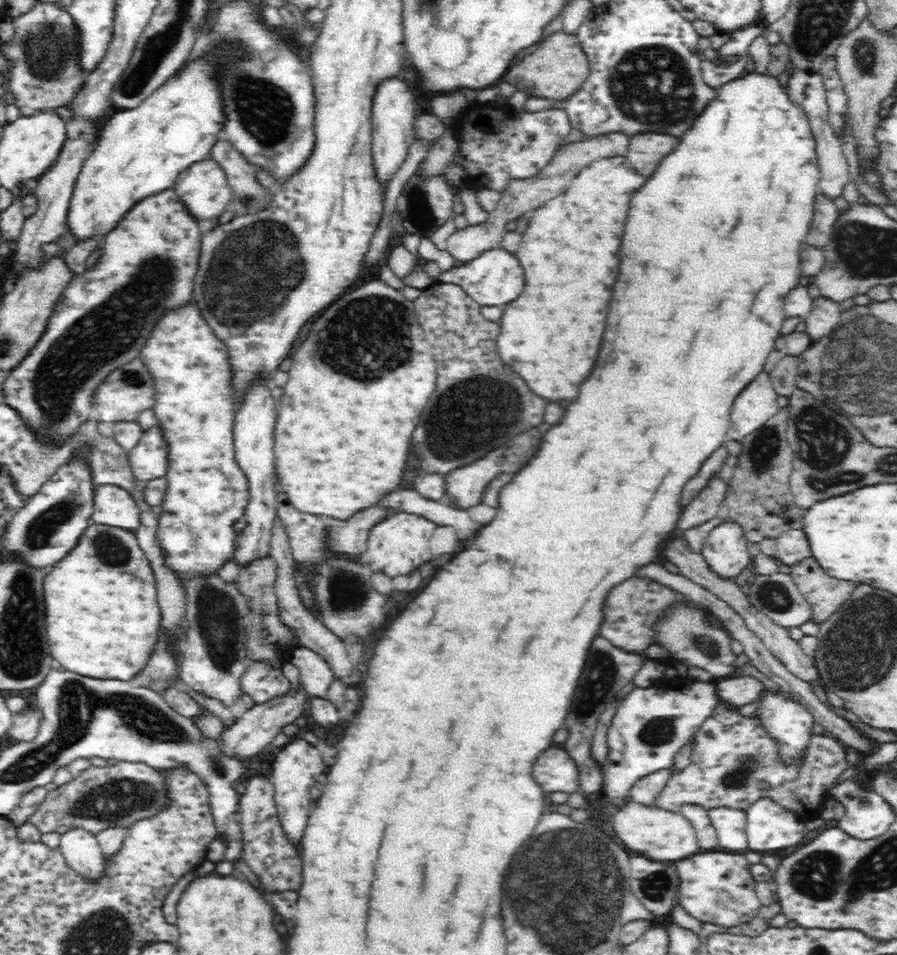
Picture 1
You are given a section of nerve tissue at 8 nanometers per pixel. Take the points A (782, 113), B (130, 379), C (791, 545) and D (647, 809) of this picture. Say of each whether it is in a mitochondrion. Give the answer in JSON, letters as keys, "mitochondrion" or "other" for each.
{"A":"other","B":"mitochondrion","C":"other","D":"other"}

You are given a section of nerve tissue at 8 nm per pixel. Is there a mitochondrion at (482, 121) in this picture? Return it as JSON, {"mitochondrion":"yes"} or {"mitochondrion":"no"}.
{"mitochondrion":"no"}

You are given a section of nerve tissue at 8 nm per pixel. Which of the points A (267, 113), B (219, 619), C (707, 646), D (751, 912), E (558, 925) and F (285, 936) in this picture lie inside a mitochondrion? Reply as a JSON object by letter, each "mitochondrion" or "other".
{"A":"mitochondrion","B":"mitochondrion","C":"mitochondrion","D":"other","E":"mitochondrion","F":"other"}

